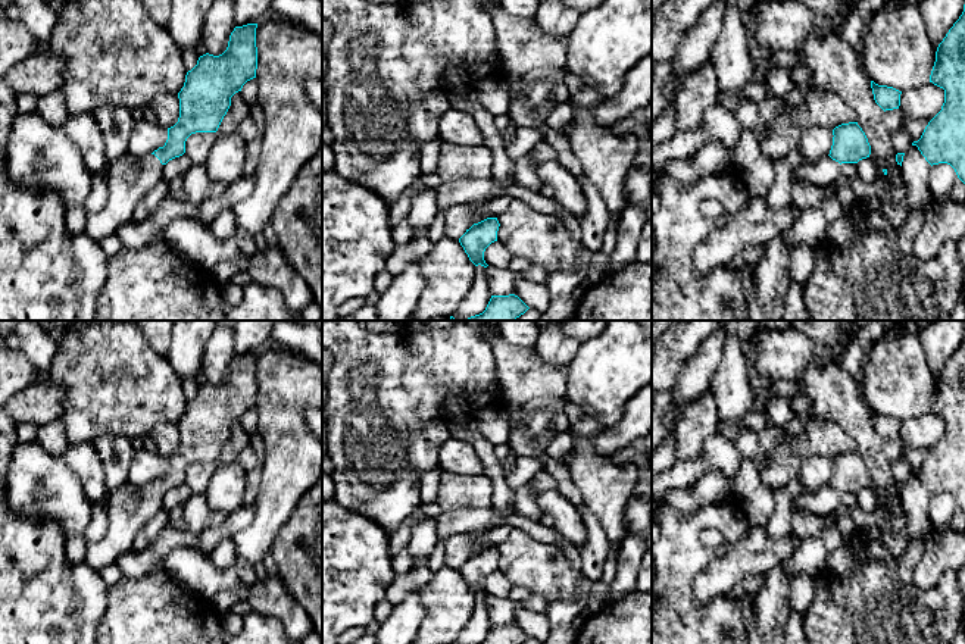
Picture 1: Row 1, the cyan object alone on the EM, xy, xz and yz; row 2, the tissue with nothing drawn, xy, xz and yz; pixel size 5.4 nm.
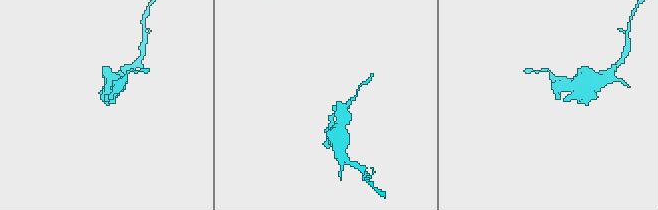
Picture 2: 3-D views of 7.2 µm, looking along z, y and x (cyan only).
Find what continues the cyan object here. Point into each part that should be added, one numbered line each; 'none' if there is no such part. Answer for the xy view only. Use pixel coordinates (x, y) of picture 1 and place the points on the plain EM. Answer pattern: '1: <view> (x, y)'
1: xy (130, 507)

